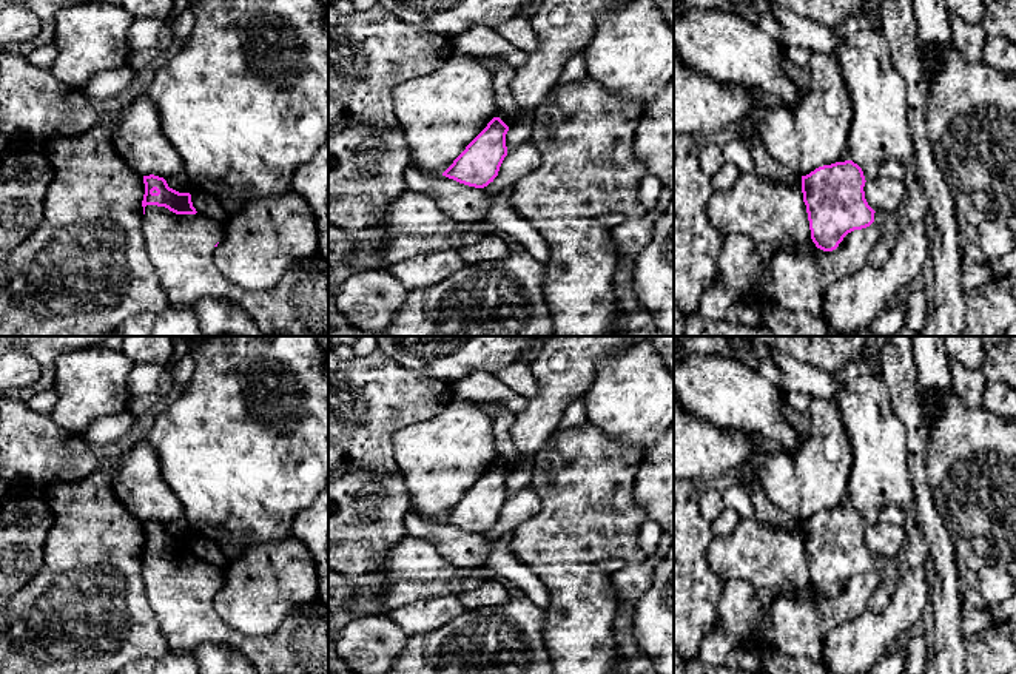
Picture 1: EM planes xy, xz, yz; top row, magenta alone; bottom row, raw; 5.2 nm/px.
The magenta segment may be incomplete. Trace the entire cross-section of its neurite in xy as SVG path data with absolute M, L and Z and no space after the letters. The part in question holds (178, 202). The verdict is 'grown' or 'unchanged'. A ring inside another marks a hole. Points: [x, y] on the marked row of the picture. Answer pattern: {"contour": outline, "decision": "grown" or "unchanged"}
{"contour": "M143 176L143 236L150 261L168 301L193 307L202 298L241 305L264 336L328 336L328 259L315 254L296 262L268 292L251 292L230 282L214 264L214 248L224 238L224 224L196 211L190 193L168 187L163 177Z", "decision": "grown"}

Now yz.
{"contour": "M853 160L819 167L802 176L800 185L766 184L740 173L728 190L714 191L708 216L725 238L754 242L765 262L760 282L766 288L768 262L777 251L803 253L811 241L833 251L848 233L874 222L865 182L862 168Z", "decision": "grown"}

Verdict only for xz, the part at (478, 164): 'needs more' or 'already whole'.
already whole

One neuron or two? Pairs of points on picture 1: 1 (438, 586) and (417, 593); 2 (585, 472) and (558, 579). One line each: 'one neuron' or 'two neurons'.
1: one neuron
2: one neuron

